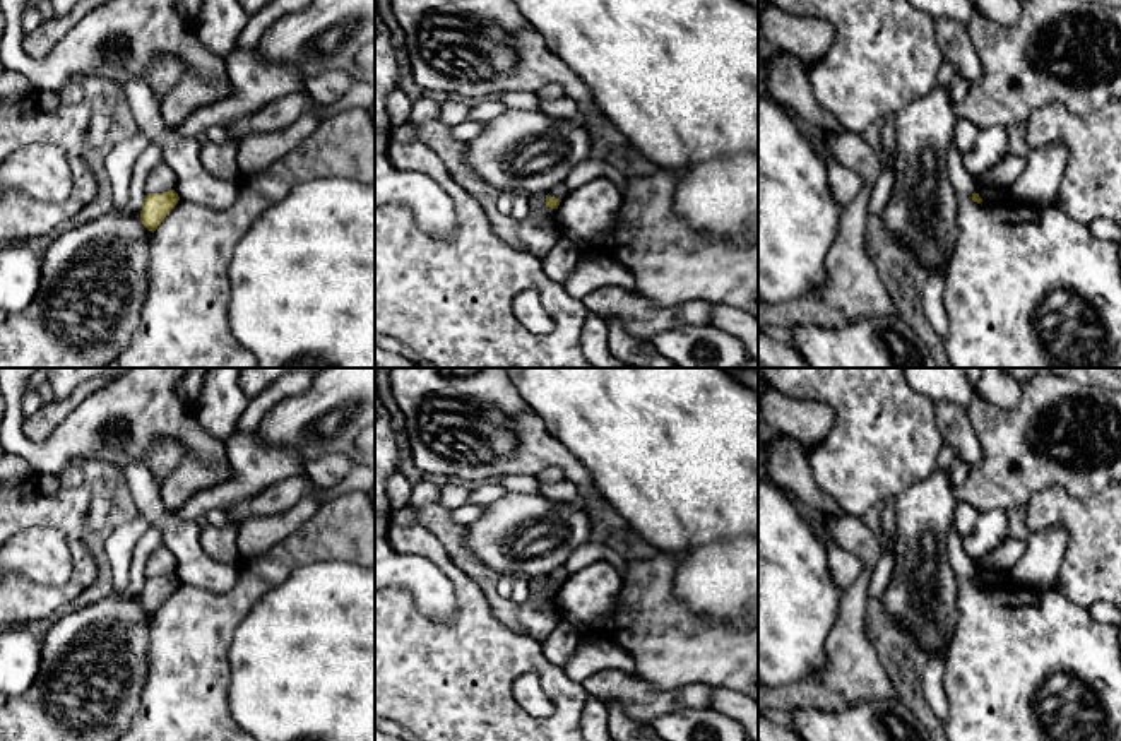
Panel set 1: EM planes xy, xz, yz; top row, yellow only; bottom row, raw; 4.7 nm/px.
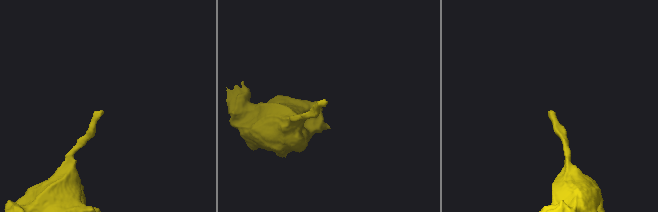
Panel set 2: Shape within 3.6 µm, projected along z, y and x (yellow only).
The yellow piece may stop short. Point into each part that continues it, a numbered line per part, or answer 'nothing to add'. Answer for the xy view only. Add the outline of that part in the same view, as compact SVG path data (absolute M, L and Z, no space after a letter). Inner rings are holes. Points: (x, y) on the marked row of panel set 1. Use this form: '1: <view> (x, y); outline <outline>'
nothing to add

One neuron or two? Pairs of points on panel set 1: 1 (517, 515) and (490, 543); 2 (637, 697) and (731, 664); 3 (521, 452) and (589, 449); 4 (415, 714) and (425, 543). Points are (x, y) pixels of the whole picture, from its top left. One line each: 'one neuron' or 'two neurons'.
1: one neuron
2: two neurons
3: two neurons
4: one neuron

